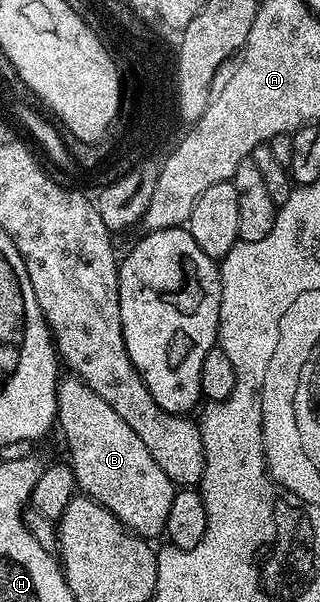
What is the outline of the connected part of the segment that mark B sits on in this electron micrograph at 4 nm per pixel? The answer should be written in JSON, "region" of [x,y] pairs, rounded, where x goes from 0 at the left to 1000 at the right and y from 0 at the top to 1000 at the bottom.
{"region":[[[238,625],[194,626],[178,638],[178,698],[175,706],[191,708],[191,721],[203,726],[203,741],[216,746],[213,766],[228,776],[228,789],[241,799],[241,814],[263,826],[297,831],[334,850],[356,854],[363,860],[413,880],[419,887],[441,889],[456,897],[478,897],[478,892],[513,889],[522,870],[522,850],[534,850],[534,831],[547,819],[547,809],[534,796],[516,789],[509,777],[472,764],[472,751],[384,704],[384,698],[359,686],[359,678],[334,671],[334,664],[319,664],[256,628]]]}

